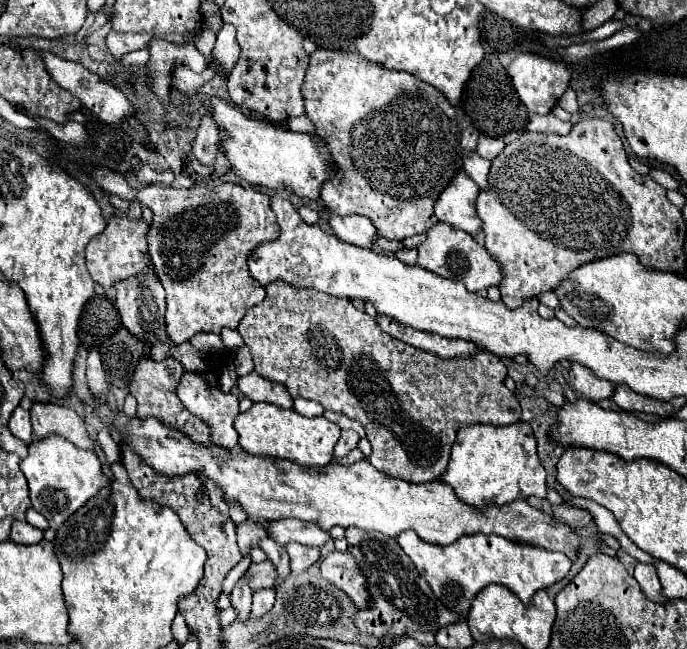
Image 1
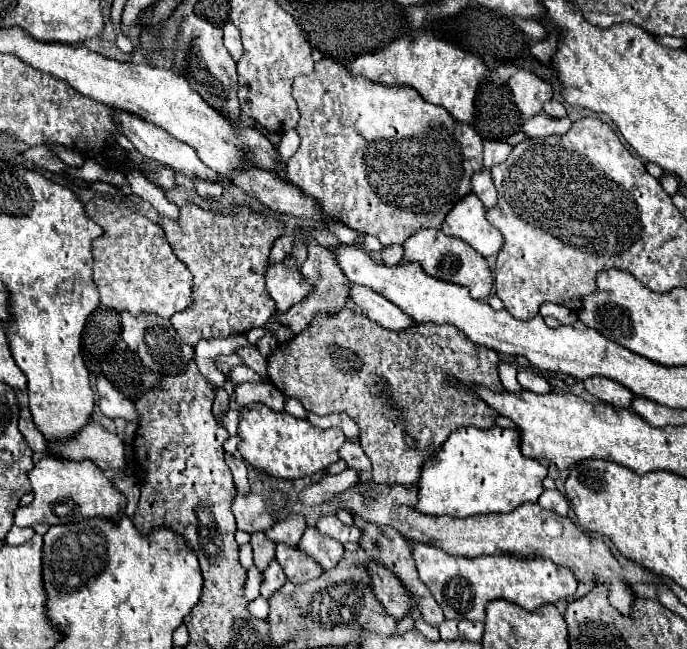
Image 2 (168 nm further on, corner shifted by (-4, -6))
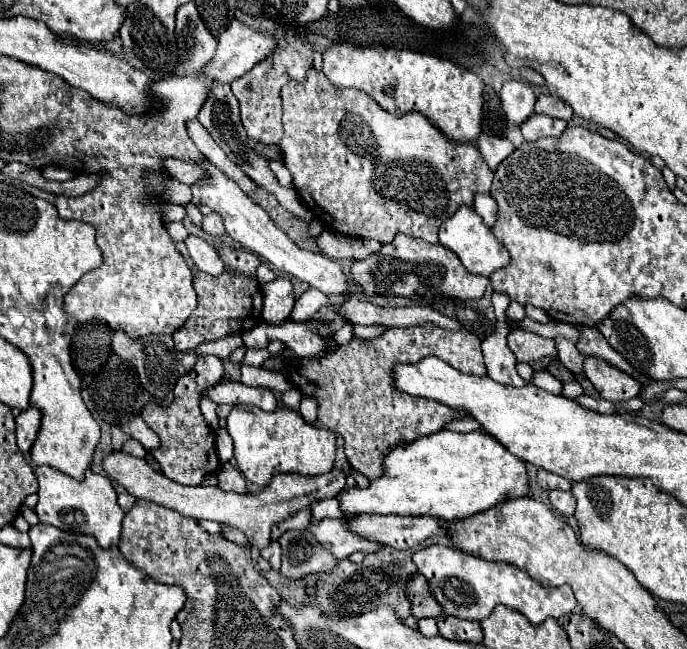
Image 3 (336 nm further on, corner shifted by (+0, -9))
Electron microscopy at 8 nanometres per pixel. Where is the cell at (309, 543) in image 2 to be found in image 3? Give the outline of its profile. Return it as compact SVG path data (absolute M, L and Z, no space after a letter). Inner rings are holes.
M322 519L320 523L314 523L308 527L316 541L322 543L326 549L330 549L338 559L346 559L354 551L362 553L376 553L378 549L384 547L384 543L372 541L368 537L360 537L358 533L352 533L348 529L348 519Z

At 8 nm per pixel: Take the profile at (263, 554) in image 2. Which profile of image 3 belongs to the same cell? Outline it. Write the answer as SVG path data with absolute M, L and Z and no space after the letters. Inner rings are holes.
M112 451L104 459L102 465L104 465L108 477L118 481L120 485L124 485L128 489L128 493L132 493L134 497L154 501L158 505L164 505L168 509L182 513L184 517L210 519L210 521L234 525L258 549L262 549L270 543L270 527L276 521L288 519L288 515L294 515L296 511L306 509L314 501L336 497L346 487L346 473L338 471L338 469L332 469L330 473L314 475L314 477L298 475L298 473L282 473L282 475L276 475L272 479L272 483L268 487L264 487L260 493L228 493L228 491L220 491L218 487L204 487L204 485L186 487L186 485L174 483L168 477L164 477L162 473L156 473L144 459L136 459L132 455L120 453L120 451Z

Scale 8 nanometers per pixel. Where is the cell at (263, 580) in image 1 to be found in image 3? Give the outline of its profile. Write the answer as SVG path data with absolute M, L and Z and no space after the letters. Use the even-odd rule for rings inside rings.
M308 529L286 531L278 539L282 547L282 567L280 571L290 579L300 579L308 573L330 571L338 565L338 559L320 545Z

